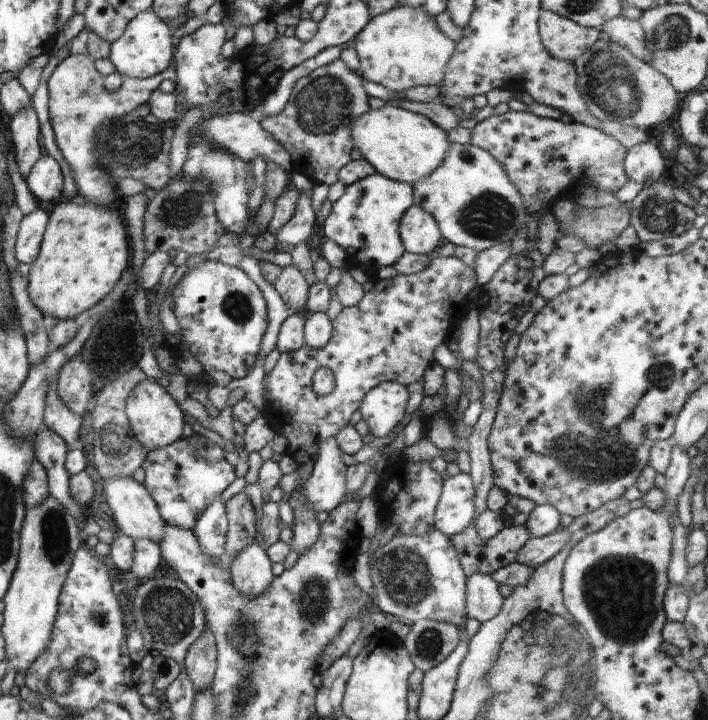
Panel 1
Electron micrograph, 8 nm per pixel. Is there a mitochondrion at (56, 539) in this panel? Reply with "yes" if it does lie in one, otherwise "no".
yes

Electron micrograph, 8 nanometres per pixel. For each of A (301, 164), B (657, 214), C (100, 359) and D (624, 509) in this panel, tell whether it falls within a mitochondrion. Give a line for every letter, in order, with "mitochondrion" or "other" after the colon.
A: other
B: mitochondrion
C: other
D: other

